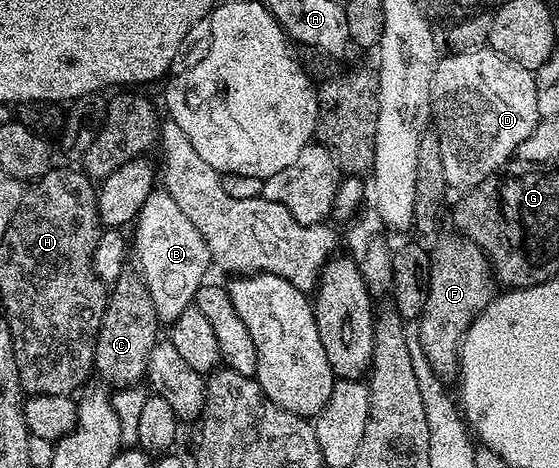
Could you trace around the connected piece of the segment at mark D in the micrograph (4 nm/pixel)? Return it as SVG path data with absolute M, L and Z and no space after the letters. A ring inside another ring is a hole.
M492 49L446 56L438 62L433 78L431 126L438 131L448 186L457 193L468 193L516 156L519 145L531 137L542 116L537 108L534 72L523 65Z

